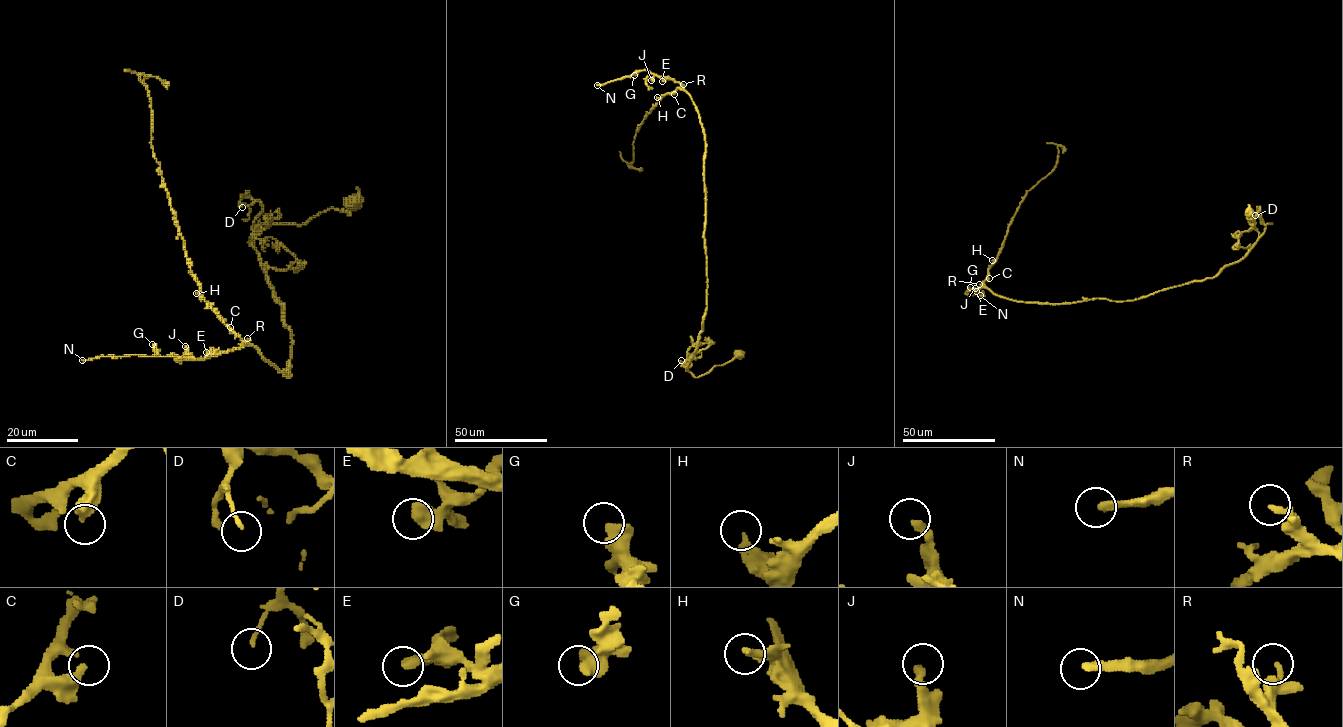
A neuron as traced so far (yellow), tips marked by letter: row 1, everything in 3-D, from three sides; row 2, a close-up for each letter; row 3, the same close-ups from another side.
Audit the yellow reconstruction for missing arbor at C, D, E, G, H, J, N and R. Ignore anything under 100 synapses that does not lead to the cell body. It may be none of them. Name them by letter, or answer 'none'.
N

